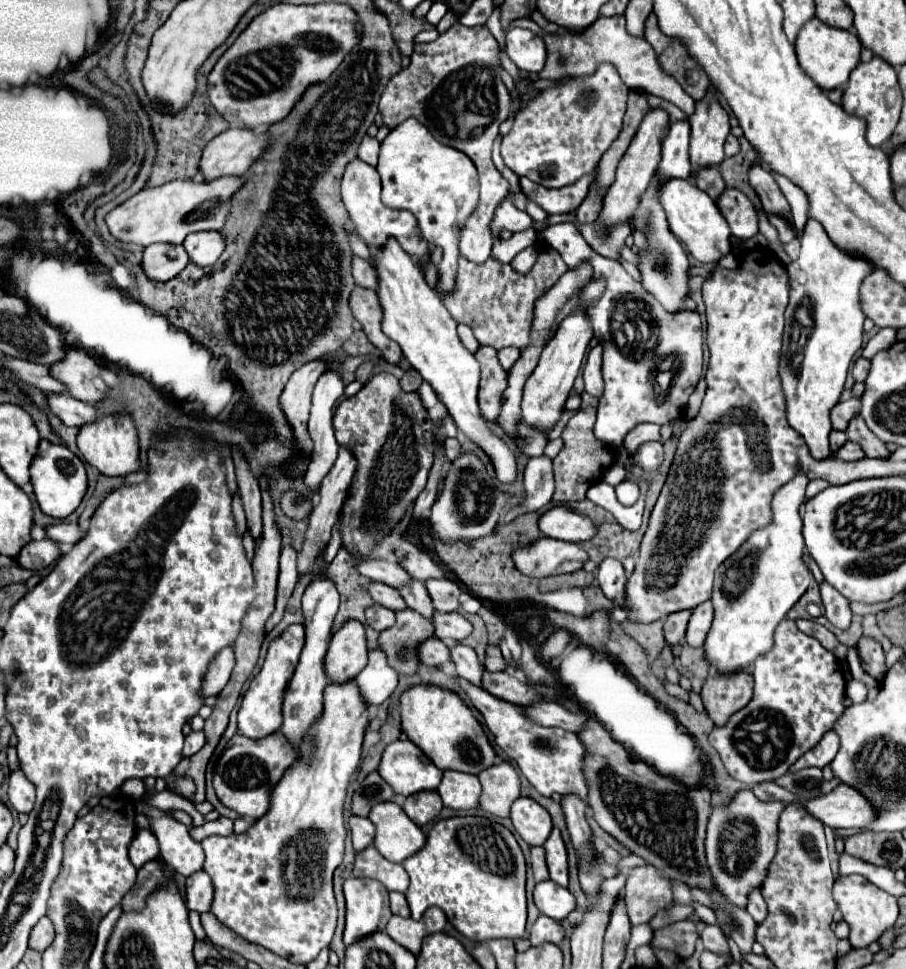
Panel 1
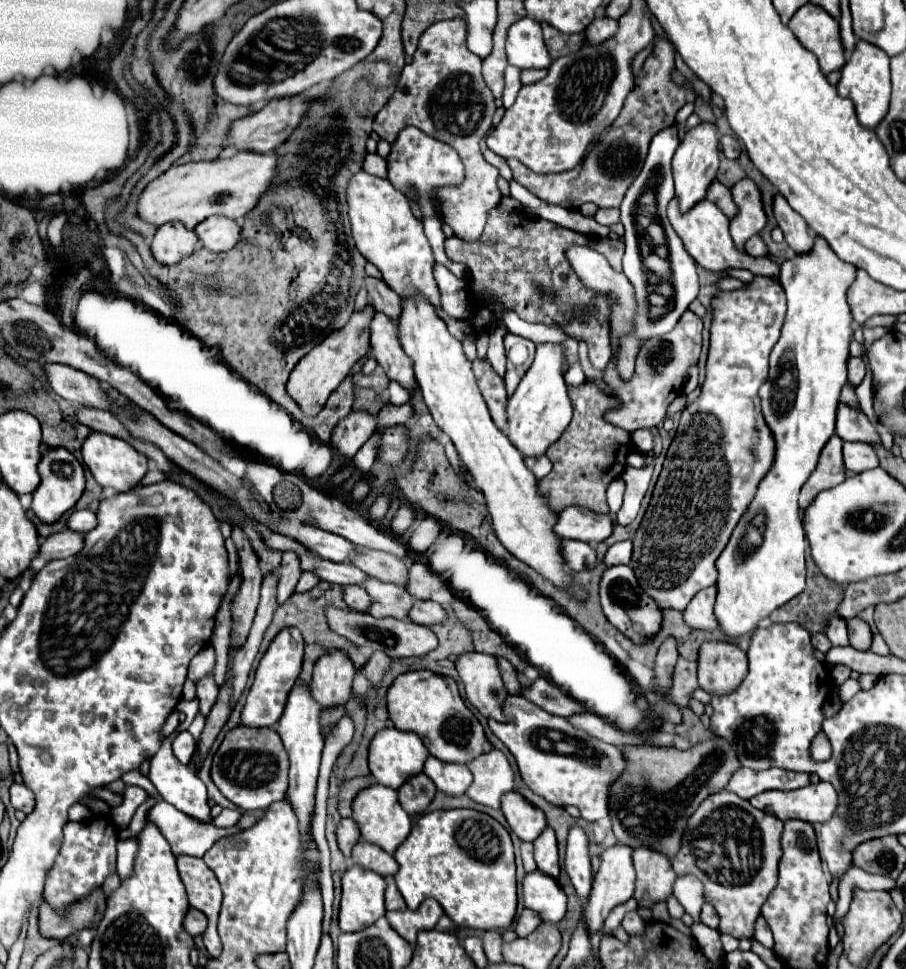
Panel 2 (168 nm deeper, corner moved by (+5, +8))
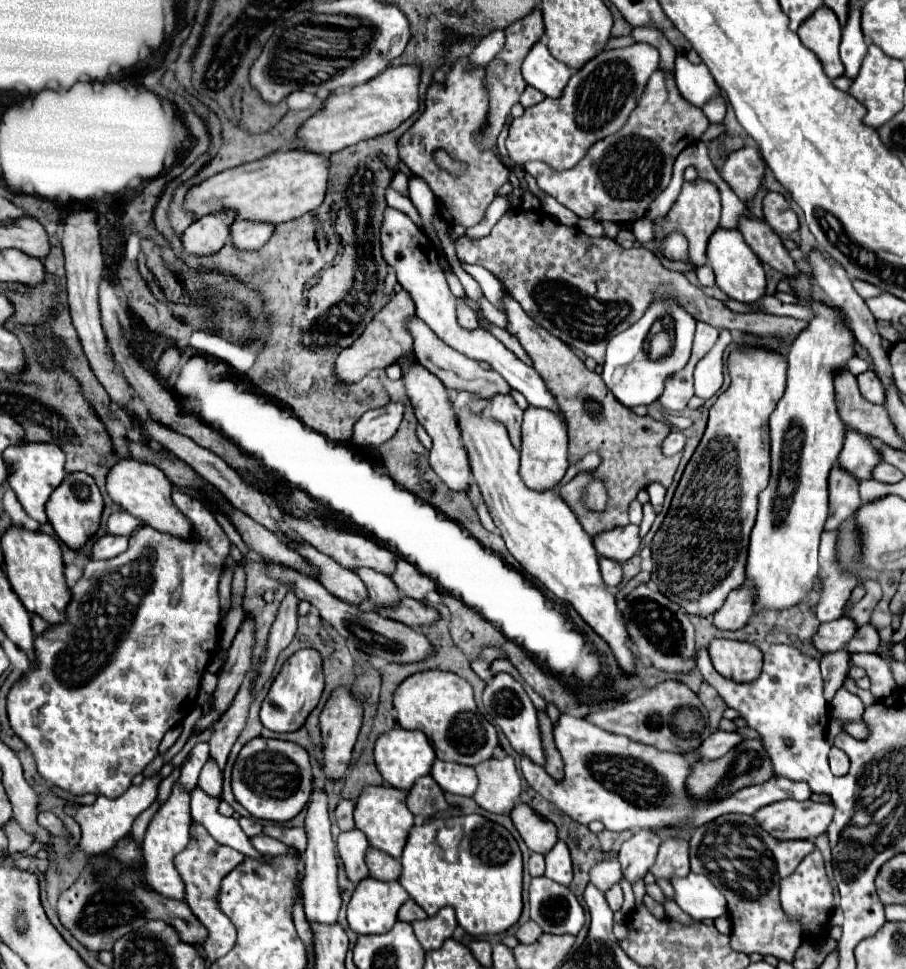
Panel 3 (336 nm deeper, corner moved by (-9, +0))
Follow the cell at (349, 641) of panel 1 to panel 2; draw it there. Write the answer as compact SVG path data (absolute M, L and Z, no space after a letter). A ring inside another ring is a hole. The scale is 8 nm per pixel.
M344 650L326 652L314 664L314 676L310 682L312 696L322 706L344 704L352 696L352 678L356 668Z

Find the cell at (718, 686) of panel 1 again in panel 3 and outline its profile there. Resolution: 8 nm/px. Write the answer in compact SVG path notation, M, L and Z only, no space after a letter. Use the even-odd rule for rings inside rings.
M714 638L708 652L716 672L734 682L756 680L762 672L762 652L754 644Z

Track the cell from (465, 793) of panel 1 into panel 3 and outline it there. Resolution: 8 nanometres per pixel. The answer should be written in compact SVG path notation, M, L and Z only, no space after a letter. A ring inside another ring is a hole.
M434 760L430 776L438 782L438 786L444 792L450 792L450 794L472 796L478 786L478 778L476 778L474 768L458 764L458 762Z

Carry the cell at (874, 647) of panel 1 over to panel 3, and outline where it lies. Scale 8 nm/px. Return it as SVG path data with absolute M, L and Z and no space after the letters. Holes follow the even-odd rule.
M864 624L856 630L854 638L846 644L846 650L850 654L860 654L860 652L876 652L880 646L880 636L872 624Z

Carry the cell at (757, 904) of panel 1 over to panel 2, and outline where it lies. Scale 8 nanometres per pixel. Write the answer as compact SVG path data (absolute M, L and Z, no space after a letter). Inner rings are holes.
M762 914L756 918L754 938L756 938L758 942L762 942L766 948L772 948L772 932L770 932L770 928L768 928L768 924L766 924L766 920L764 920Z

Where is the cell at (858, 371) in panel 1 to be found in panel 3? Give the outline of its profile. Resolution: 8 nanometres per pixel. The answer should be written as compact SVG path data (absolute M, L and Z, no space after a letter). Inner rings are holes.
M866 370L866 372L858 374L856 379L859 390L866 400L870 400L872 404L884 404L886 402L886 390L874 372Z

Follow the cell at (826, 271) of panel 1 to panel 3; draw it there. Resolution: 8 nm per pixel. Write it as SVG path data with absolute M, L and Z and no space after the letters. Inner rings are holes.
M814 302L814 320L808 324L806 332L802 332L790 348L788 354L788 386L784 396L780 398L776 410L770 416L770 482L766 490L758 496L758 518L752 528L750 548L748 548L748 566L746 578L756 588L754 610L784 610L792 604L798 604L806 592L812 590L816 574L818 574L818 546L820 534L824 530L824 522L828 516L828 474L842 450L842 440L846 434L846 424L836 412L834 404L834 368L838 364L846 364L852 356L854 334L848 328L848 320L838 308L824 306L822 302Z

